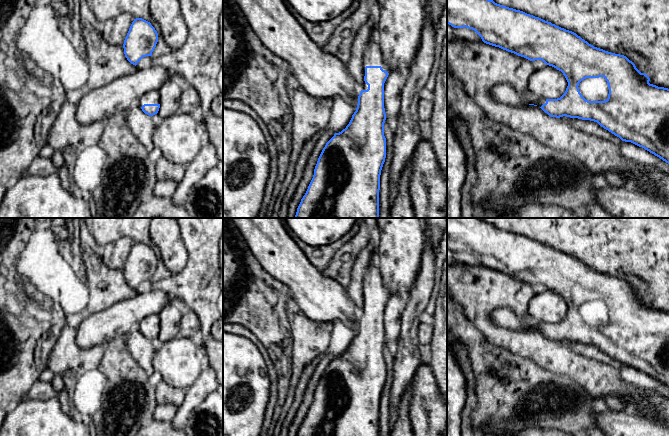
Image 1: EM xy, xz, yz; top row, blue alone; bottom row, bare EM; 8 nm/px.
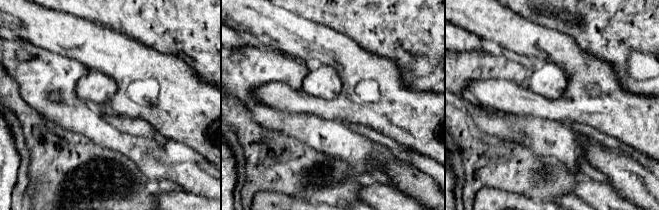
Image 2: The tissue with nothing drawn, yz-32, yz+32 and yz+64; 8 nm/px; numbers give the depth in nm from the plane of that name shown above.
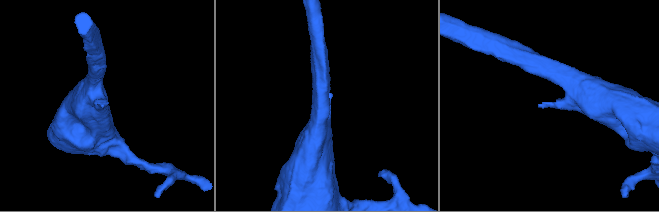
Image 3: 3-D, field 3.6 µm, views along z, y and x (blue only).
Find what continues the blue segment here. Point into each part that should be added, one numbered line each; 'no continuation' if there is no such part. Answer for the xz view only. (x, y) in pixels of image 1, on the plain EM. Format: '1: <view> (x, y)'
1: xz (373, 280)

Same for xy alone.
1: xy (153, 321)

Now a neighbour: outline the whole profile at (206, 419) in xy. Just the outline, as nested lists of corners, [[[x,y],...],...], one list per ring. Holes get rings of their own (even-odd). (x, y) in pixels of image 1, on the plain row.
[[[223,388],[210,393],[190,414],[184,430],[187,436],[223,436]]]

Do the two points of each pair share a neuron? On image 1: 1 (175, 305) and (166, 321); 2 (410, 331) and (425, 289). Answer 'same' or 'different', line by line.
1: same
2: same

